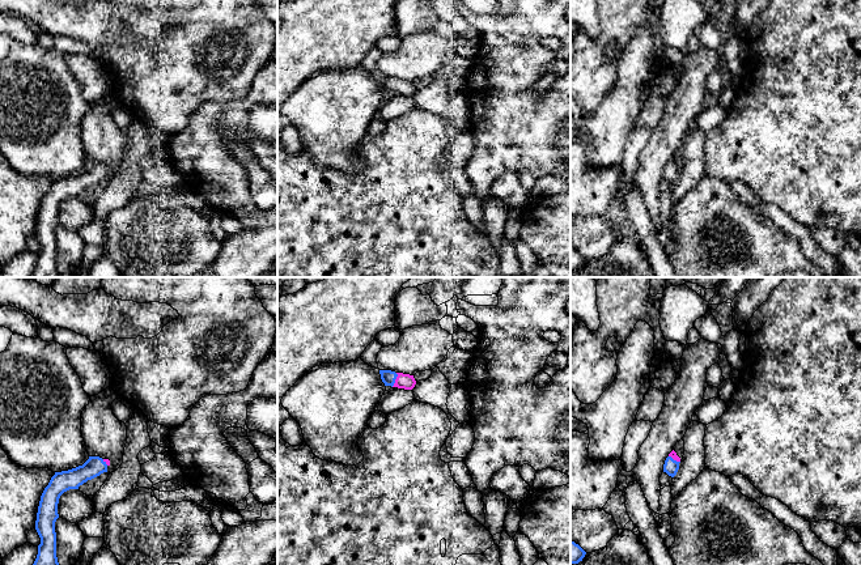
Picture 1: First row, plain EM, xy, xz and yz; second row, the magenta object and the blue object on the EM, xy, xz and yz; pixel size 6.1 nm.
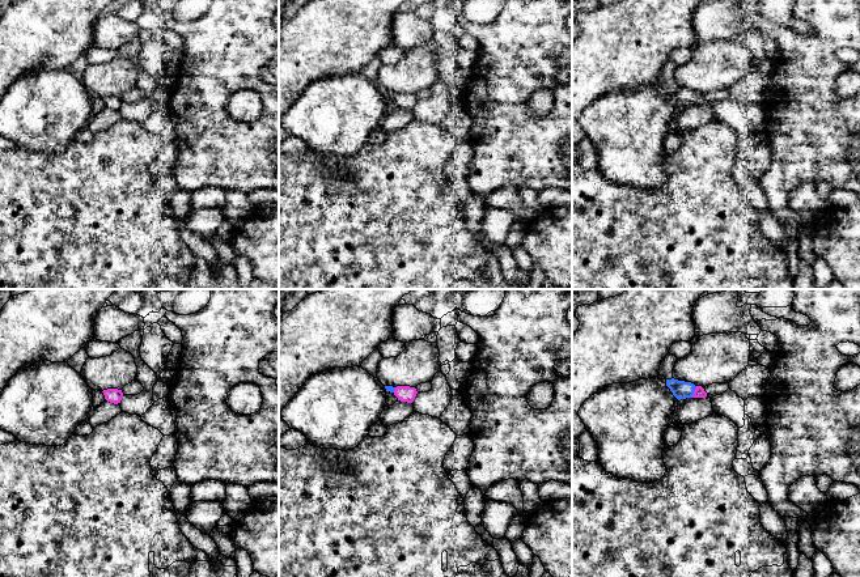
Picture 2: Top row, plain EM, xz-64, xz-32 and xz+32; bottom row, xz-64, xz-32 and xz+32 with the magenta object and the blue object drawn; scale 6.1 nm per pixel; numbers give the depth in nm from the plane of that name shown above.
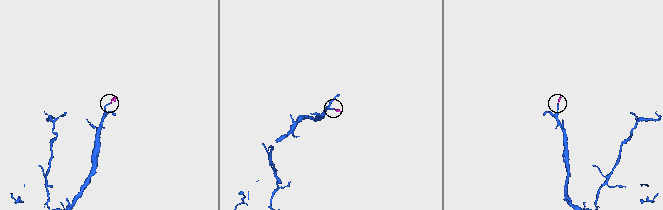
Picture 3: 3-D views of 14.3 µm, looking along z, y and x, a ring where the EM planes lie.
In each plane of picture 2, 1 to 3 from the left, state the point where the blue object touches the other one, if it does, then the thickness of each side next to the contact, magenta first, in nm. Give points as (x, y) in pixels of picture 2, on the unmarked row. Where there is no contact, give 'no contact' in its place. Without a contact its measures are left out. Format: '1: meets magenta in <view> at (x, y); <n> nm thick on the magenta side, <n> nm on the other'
1: no contact
2: meets magenta in xz-32 at (394, 97); 100 nm thick on the magenta side, 40 nm on the other
3: meets magenta in xz+32 at (694, 98); 70 nm thick on the magenta side, 110 nm on the other

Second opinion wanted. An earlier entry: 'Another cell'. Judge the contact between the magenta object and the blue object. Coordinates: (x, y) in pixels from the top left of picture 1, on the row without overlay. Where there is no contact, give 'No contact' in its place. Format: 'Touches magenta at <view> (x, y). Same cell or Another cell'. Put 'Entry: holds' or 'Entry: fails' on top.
Entry: fails
Touches magenta at xz (395, 86). Same cell

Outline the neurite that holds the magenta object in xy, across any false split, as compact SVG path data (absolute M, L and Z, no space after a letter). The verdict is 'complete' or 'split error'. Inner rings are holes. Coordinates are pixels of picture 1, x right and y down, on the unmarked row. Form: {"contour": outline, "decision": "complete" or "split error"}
{"contour": "M89 163L89 166L76 175L55 179L48 192L44 195L35 228L35 237L41 245L38 262L30 277L60 277L56 264L55 229L59 225L58 211L60 203L69 196L79 196L80 192L107 179L109 166Z", "decision": "split error"}

